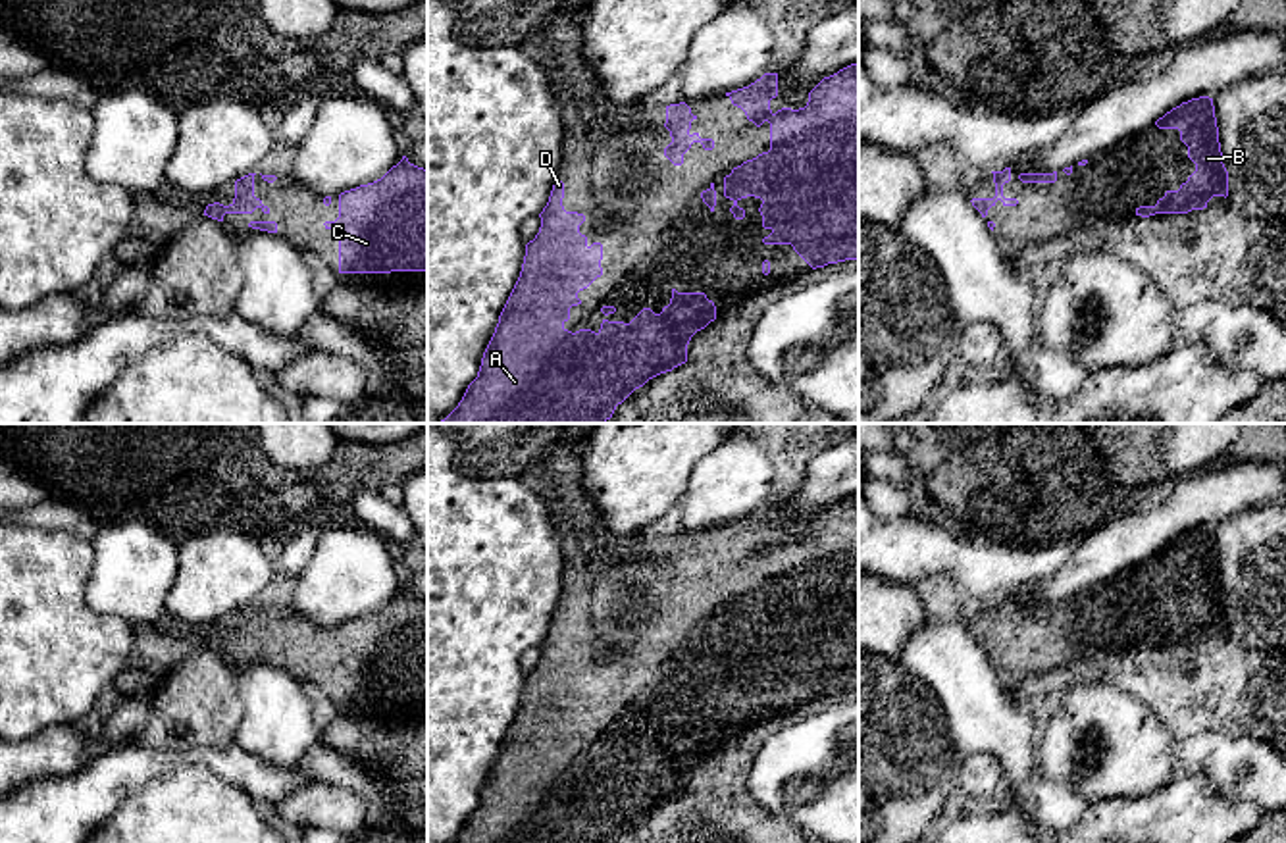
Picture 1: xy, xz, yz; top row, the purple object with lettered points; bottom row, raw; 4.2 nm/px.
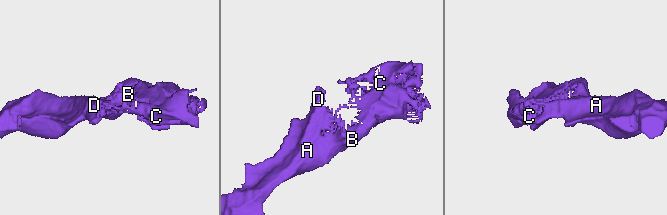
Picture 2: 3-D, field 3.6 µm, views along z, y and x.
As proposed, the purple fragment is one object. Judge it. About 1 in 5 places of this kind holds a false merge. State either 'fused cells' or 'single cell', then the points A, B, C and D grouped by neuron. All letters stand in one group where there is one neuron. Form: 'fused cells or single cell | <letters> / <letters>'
single cell | A B C D

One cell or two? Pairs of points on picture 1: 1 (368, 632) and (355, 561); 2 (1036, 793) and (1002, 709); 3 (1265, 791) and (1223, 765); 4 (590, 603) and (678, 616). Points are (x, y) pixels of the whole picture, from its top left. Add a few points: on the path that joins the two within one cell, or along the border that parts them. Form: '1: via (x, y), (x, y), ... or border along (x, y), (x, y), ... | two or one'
1: border along (403, 589), (372, 613), (339, 624), (320, 626) | two
2: via (1019, 772), (1015, 753), (1003, 730) | one
3: via (1263, 776), (1248, 757), (1238, 763) | one
4: via (611, 591), (653, 591), (657, 595) | one

